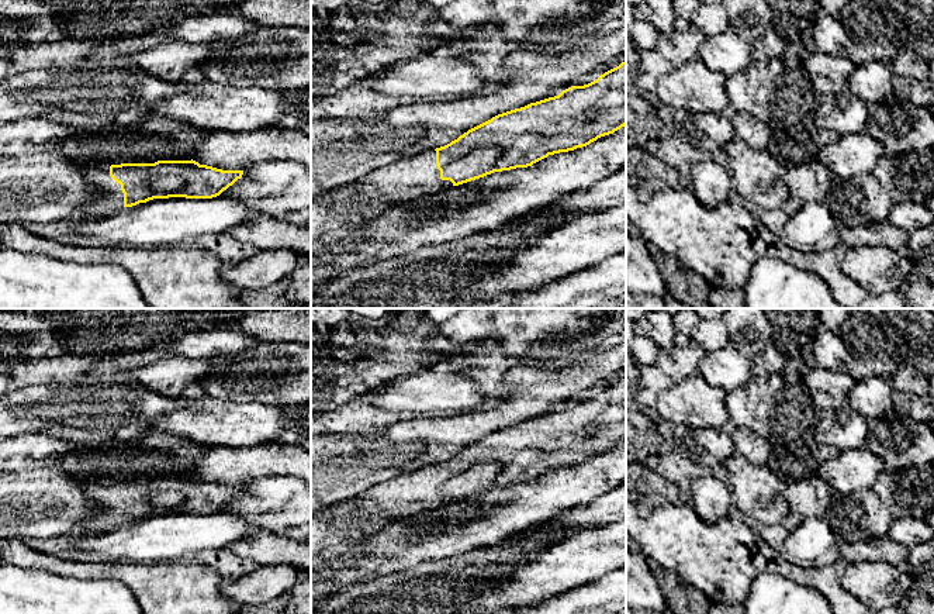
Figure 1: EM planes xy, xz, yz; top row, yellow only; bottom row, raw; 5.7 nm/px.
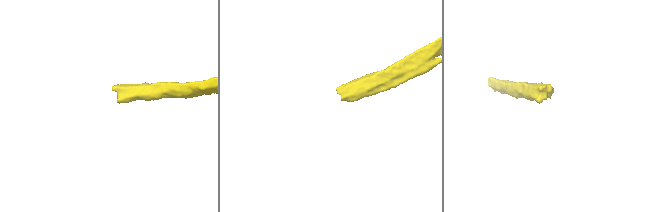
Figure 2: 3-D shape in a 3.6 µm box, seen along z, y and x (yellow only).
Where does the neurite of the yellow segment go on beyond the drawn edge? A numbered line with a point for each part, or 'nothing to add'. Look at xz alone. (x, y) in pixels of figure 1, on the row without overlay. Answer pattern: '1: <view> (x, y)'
1: xz (404, 496)

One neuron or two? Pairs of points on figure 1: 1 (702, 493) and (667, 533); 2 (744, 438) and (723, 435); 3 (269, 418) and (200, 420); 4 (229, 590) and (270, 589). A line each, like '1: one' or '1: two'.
1: two
2: two
3: one
4: one

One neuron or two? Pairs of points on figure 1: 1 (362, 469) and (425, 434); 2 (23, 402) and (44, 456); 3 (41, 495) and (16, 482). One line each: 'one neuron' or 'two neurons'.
1: one neuron
2: two neurons
3: one neuron

